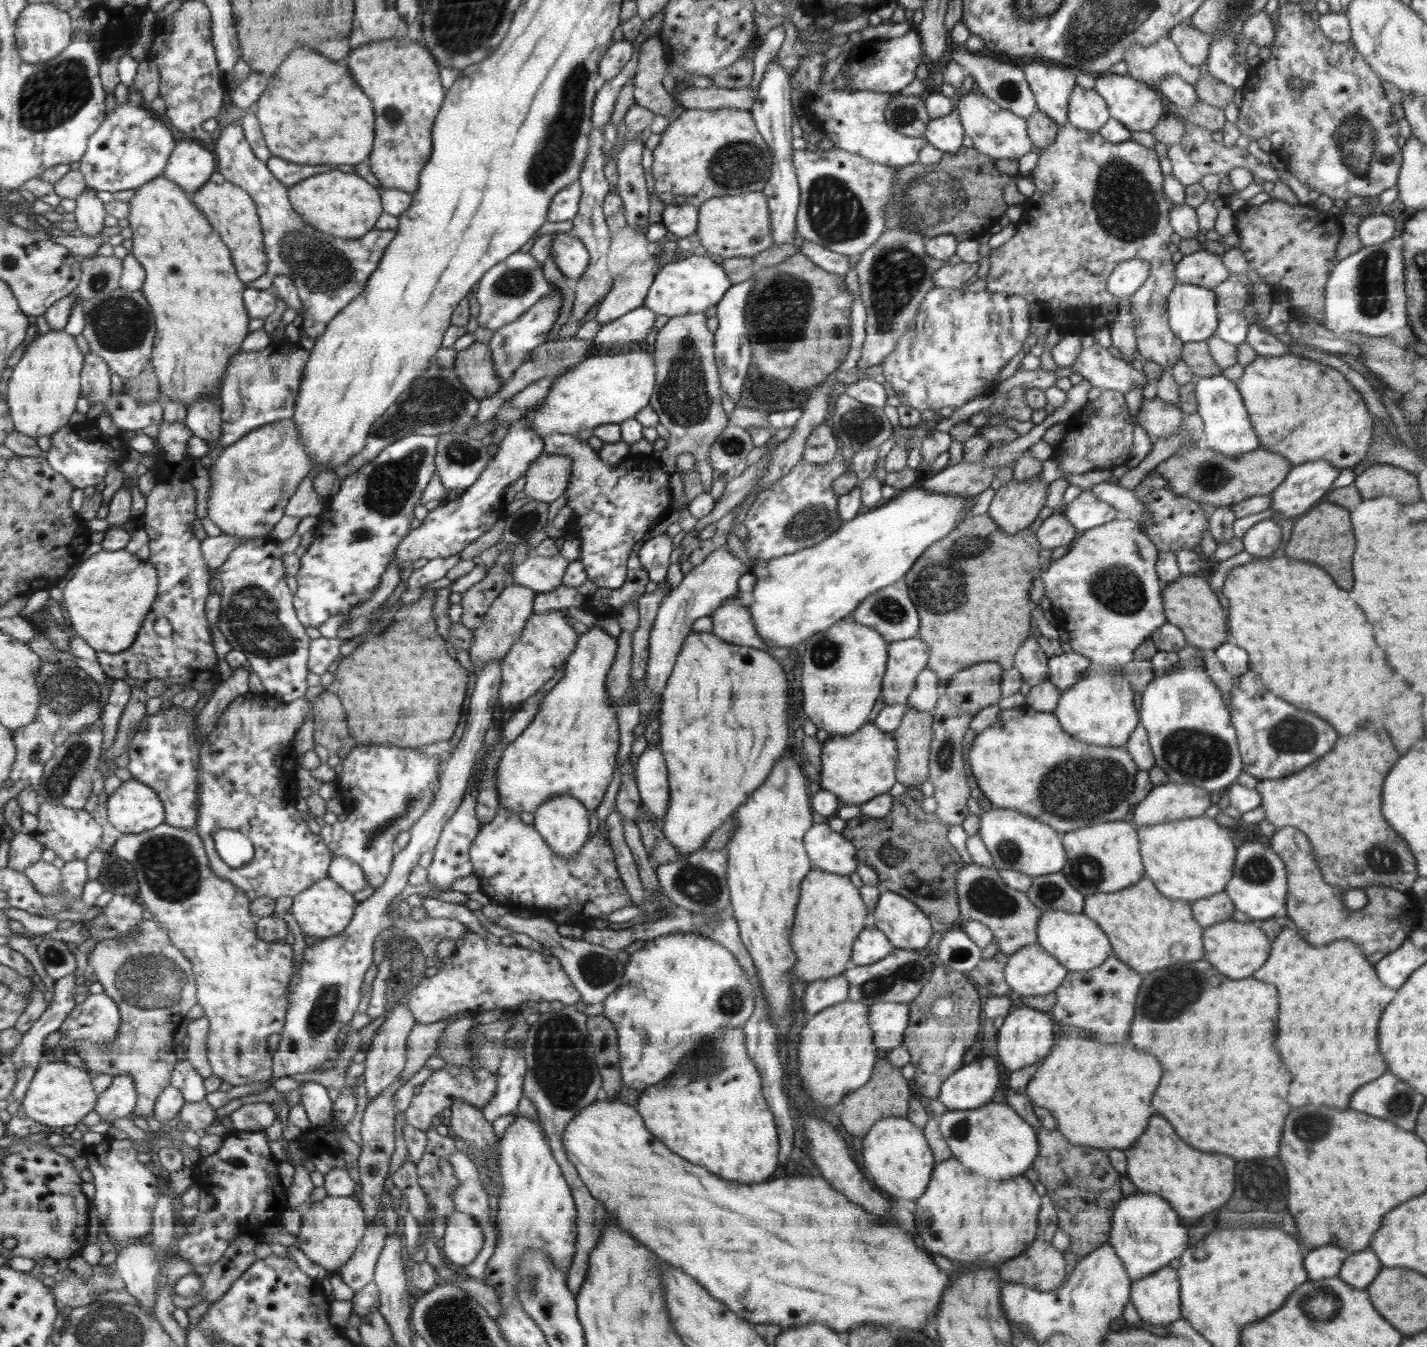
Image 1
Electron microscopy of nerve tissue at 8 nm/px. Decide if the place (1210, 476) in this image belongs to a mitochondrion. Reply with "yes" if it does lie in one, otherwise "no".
yes

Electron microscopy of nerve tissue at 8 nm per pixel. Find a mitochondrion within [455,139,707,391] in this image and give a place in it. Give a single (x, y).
(515, 283)

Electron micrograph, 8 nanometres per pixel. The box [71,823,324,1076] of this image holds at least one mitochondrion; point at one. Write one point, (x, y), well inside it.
(147, 977)

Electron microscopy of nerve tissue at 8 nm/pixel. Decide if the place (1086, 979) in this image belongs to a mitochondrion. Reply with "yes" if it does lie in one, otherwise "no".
no

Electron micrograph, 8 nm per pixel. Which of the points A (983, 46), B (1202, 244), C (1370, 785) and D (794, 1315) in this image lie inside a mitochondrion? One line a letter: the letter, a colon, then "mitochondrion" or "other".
A: other
B: other
C: other
D: other

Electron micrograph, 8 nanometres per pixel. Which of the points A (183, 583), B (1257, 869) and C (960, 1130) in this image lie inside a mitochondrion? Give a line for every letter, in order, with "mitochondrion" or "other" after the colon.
A: mitochondrion
B: mitochondrion
C: mitochondrion

